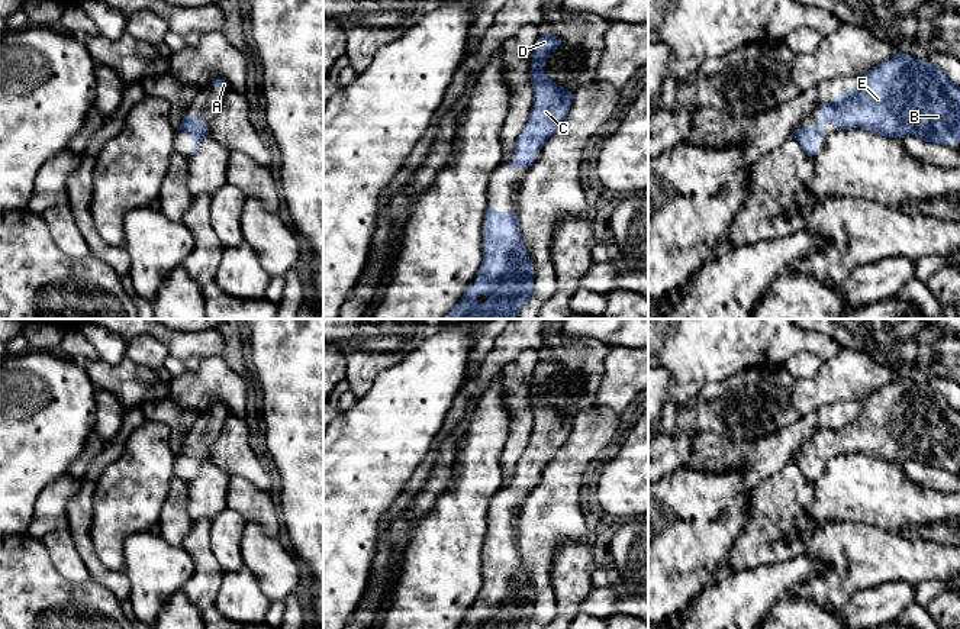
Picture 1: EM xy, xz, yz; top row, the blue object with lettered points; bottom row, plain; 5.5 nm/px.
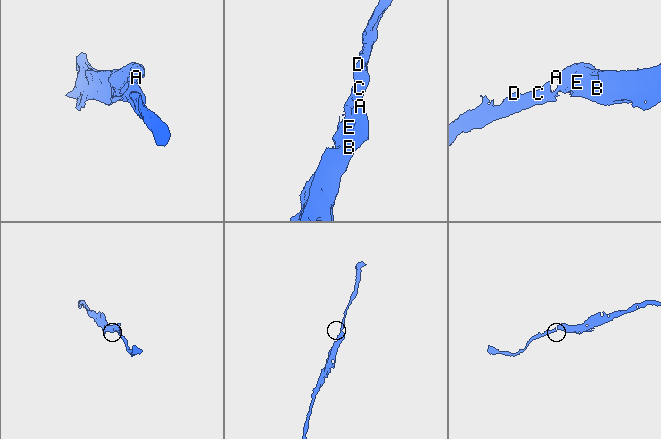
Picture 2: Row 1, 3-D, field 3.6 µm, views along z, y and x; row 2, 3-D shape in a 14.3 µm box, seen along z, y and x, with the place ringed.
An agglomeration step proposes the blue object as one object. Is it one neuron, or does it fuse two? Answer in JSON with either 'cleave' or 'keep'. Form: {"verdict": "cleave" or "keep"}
{"verdict": "keep"}

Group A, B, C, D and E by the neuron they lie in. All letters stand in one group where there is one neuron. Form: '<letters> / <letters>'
A B C D E

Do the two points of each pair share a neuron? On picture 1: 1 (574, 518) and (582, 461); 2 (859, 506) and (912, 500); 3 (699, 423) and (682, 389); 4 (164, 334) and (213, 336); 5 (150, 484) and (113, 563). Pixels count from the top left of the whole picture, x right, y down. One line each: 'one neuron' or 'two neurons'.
1: one neuron
2: one neuron
3: two neurons
4: one neuron
5: one neuron

